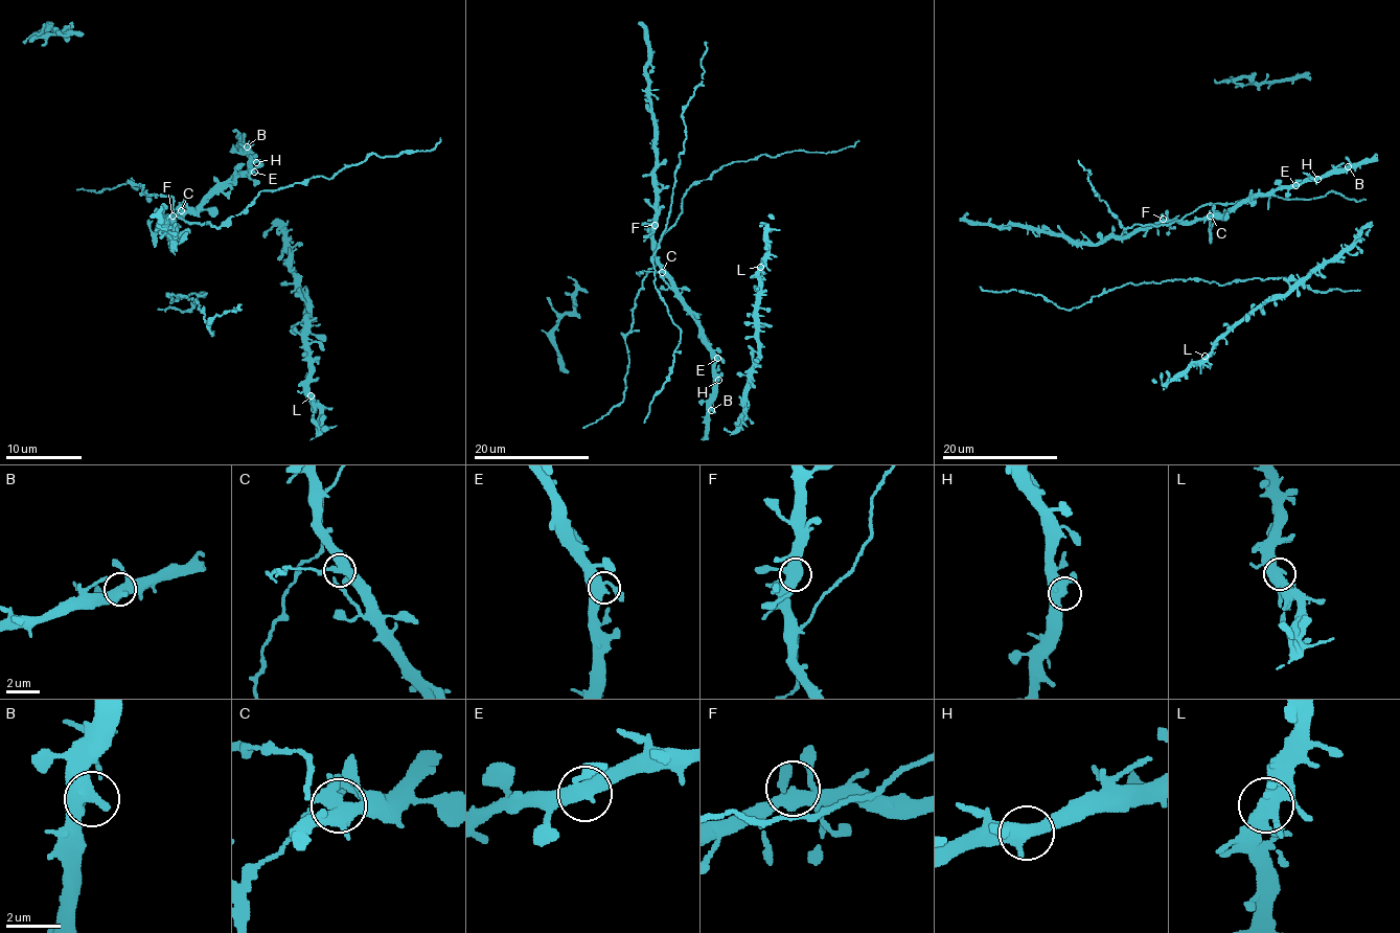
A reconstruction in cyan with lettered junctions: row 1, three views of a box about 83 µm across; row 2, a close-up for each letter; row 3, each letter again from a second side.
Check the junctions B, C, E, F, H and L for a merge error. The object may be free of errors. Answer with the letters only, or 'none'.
C

